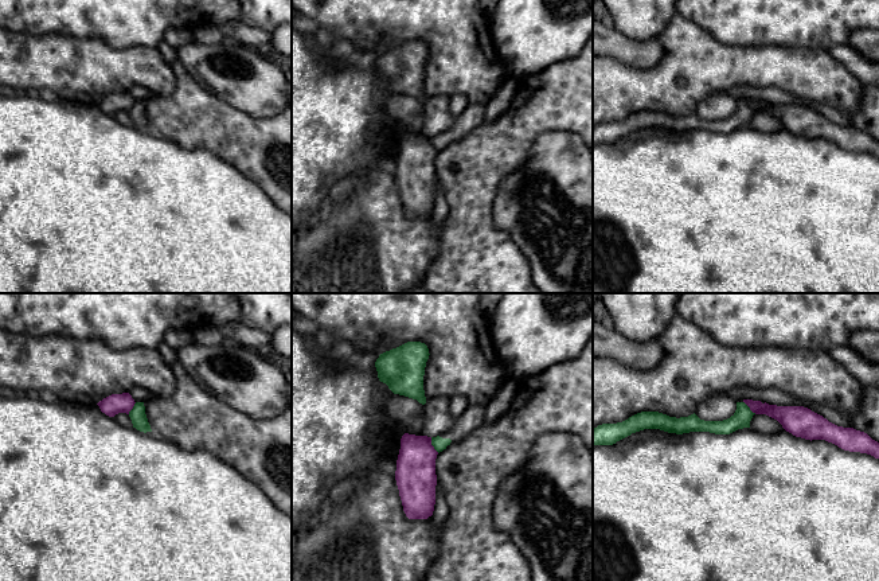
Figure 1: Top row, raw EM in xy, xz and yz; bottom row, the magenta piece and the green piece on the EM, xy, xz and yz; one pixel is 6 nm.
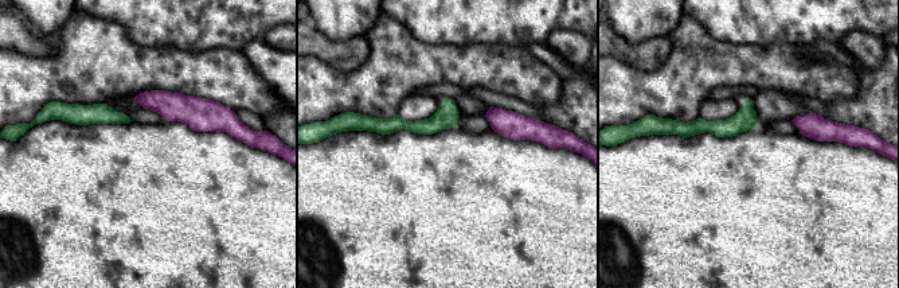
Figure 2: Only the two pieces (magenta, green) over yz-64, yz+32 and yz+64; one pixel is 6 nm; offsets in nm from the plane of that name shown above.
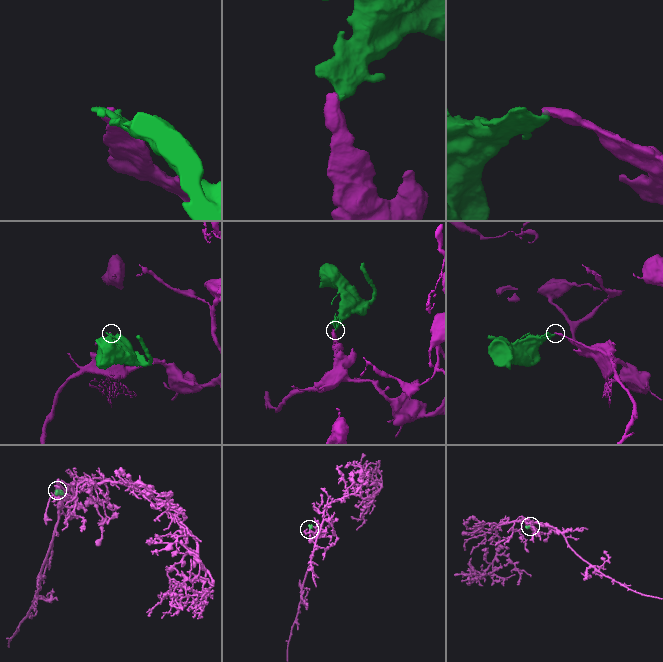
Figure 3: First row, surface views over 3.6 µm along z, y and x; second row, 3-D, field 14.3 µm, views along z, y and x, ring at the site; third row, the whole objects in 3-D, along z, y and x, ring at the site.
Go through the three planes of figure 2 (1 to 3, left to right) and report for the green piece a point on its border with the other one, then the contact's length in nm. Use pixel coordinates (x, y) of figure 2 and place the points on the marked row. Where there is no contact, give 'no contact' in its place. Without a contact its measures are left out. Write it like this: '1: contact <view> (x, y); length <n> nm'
1: no contact
2: no contact
3: no contact

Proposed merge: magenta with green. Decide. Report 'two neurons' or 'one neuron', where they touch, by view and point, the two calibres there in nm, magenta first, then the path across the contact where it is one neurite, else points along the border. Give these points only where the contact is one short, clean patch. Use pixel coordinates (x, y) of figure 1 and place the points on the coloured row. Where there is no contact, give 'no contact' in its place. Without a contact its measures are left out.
two neurons; contact xz (432, 445); calibres 240 and 80 nm; border xz (430, 437), (430, 444), (438, 452)

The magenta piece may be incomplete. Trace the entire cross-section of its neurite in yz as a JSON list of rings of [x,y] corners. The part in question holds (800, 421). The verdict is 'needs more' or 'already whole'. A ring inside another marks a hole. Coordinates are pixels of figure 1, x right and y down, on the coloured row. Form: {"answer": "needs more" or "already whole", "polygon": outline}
{"answer": "already whole", "polygon": [[[743,399],[755,414],[777,420],[782,428],[805,440],[825,440],[849,452],[860,452],[879,459],[879,442],[867,433],[843,428],[804,406],[777,406],[761,401]]]}

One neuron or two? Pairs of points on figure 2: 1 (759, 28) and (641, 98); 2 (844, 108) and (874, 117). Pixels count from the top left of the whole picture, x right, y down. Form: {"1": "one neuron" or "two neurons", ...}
{"1": "two neurons", "2": "one neuron"}

